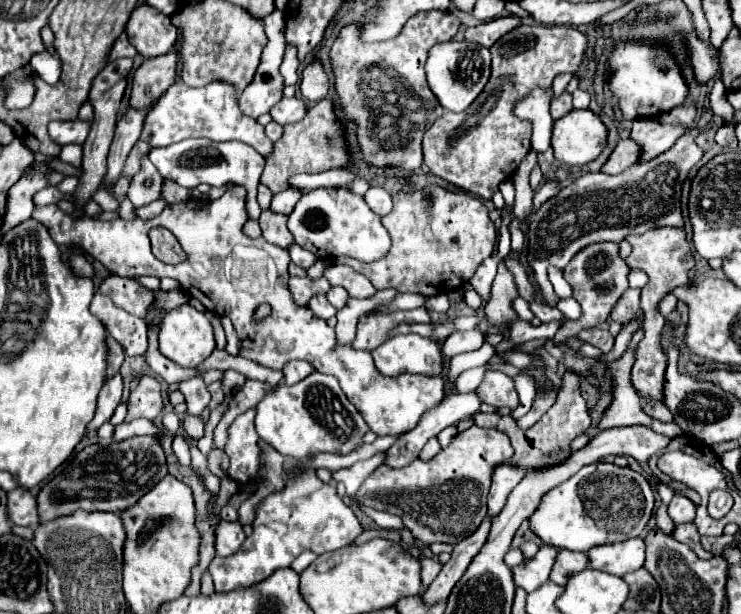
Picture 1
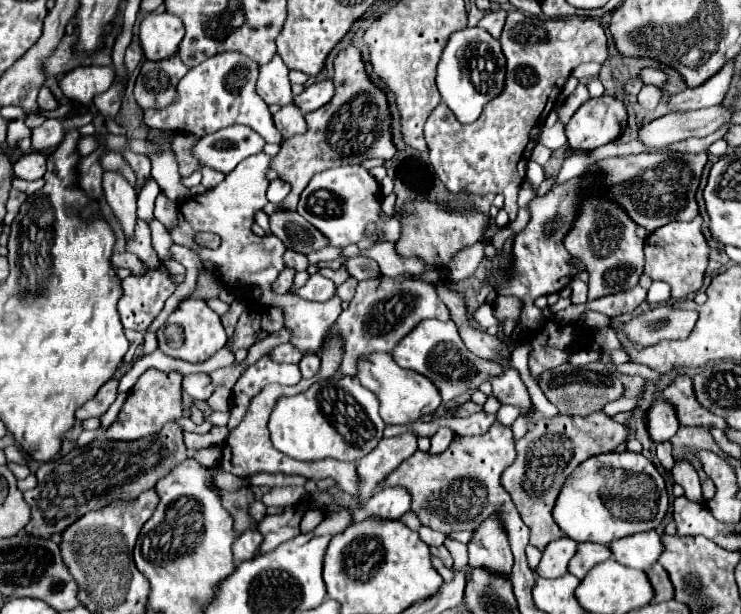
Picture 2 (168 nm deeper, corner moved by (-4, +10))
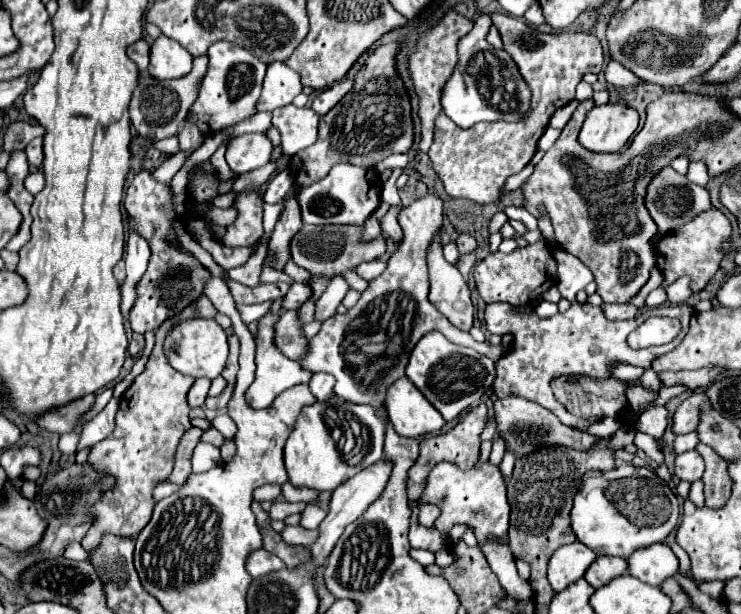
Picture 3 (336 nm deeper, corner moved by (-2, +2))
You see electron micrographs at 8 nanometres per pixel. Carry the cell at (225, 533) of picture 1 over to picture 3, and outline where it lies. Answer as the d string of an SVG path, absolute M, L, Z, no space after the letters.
M262 548L254 550L254 554L248 556L248 564L246 564L246 570L252 578L260 578L264 574L270 574L270 572L282 570L282 568L284 568L284 562L278 556L270 554Z

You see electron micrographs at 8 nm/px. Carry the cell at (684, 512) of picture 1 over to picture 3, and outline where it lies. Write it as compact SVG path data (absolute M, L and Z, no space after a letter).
M696 450L684 452L674 460L674 476L686 482L696 482L704 474L704 460Z

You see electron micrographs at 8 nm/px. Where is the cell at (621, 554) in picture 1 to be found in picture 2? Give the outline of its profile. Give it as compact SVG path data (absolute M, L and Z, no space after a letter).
M656 530L642 532L642 534L632 534L630 538L620 538L618 542L610 544L612 556L616 562L636 568L636 570L648 570L654 566L664 552L662 538Z

